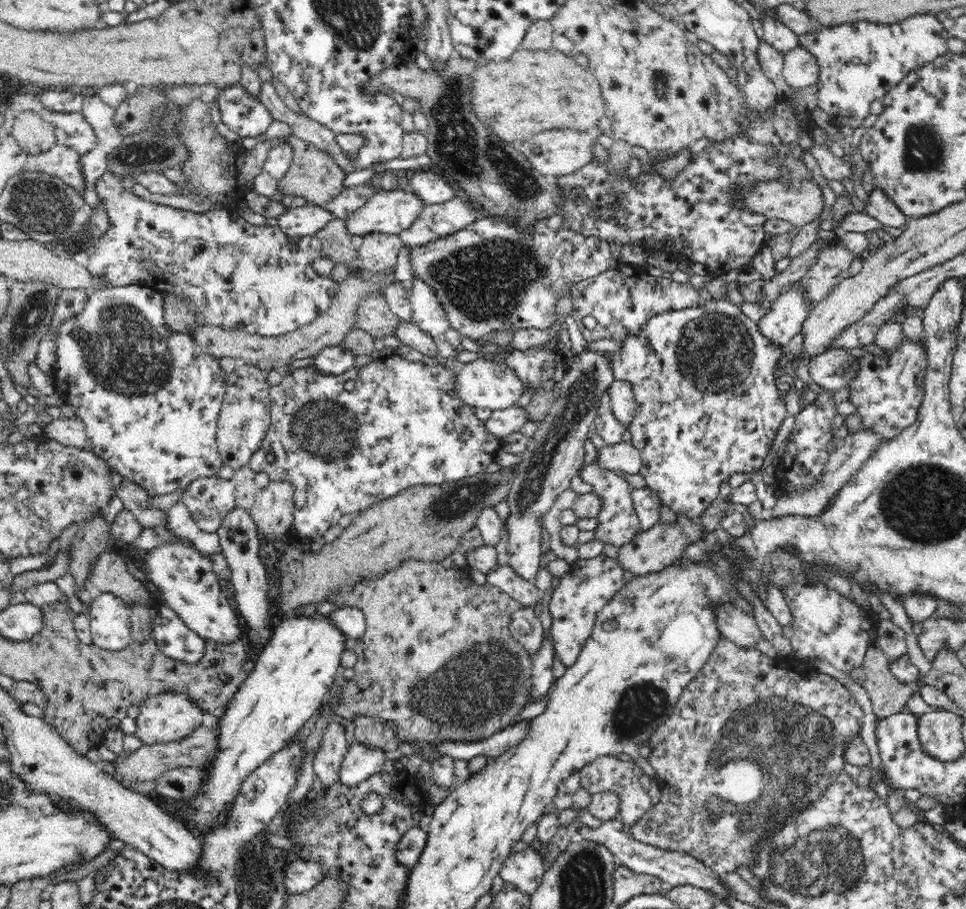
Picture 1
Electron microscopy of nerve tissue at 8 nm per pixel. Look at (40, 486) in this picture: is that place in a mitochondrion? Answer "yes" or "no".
no

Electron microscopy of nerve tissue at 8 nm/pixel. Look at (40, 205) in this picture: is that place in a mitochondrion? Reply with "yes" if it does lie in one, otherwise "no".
yes

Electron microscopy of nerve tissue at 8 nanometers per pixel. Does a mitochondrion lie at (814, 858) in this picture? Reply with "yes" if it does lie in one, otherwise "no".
yes

